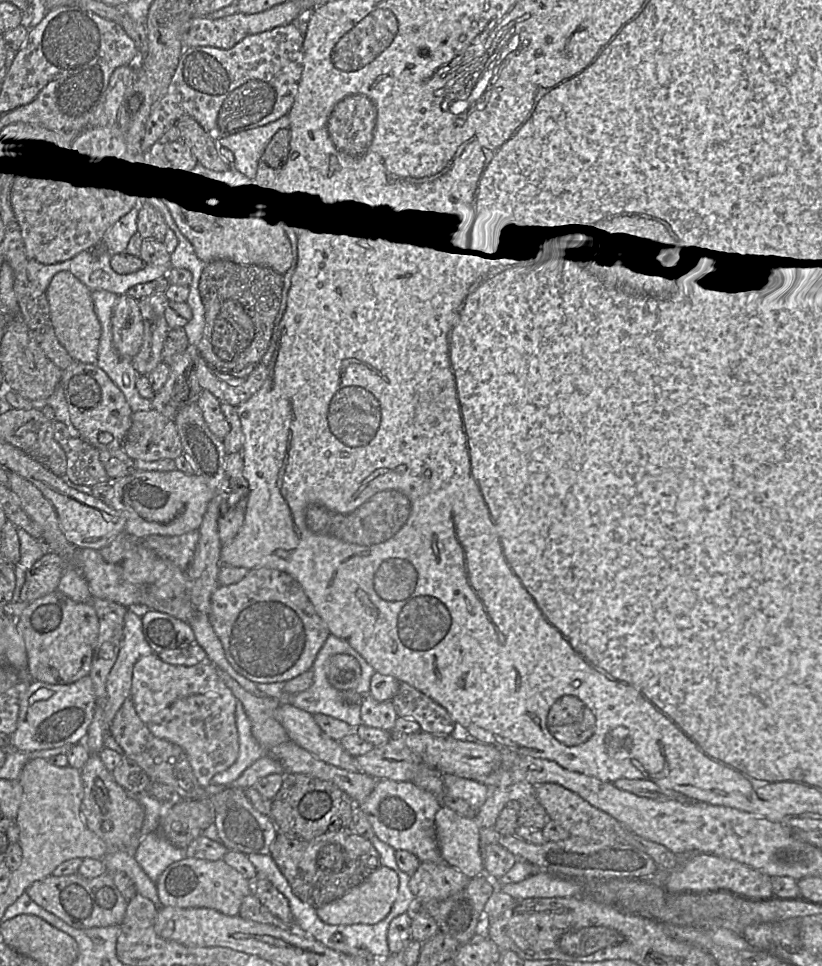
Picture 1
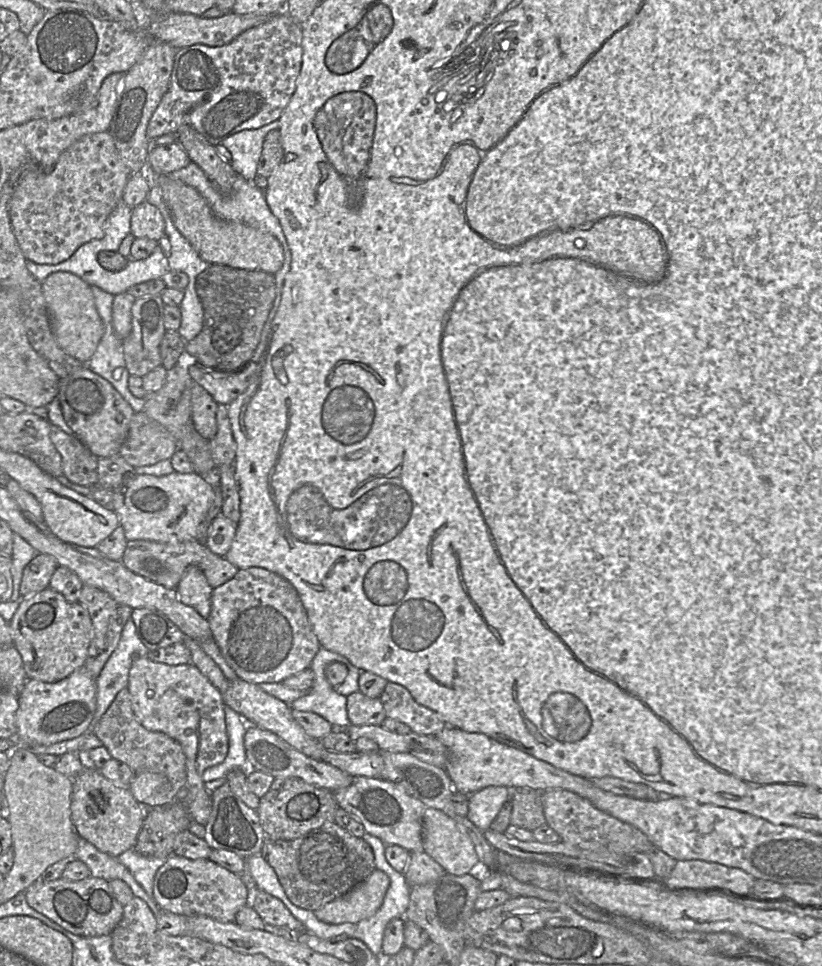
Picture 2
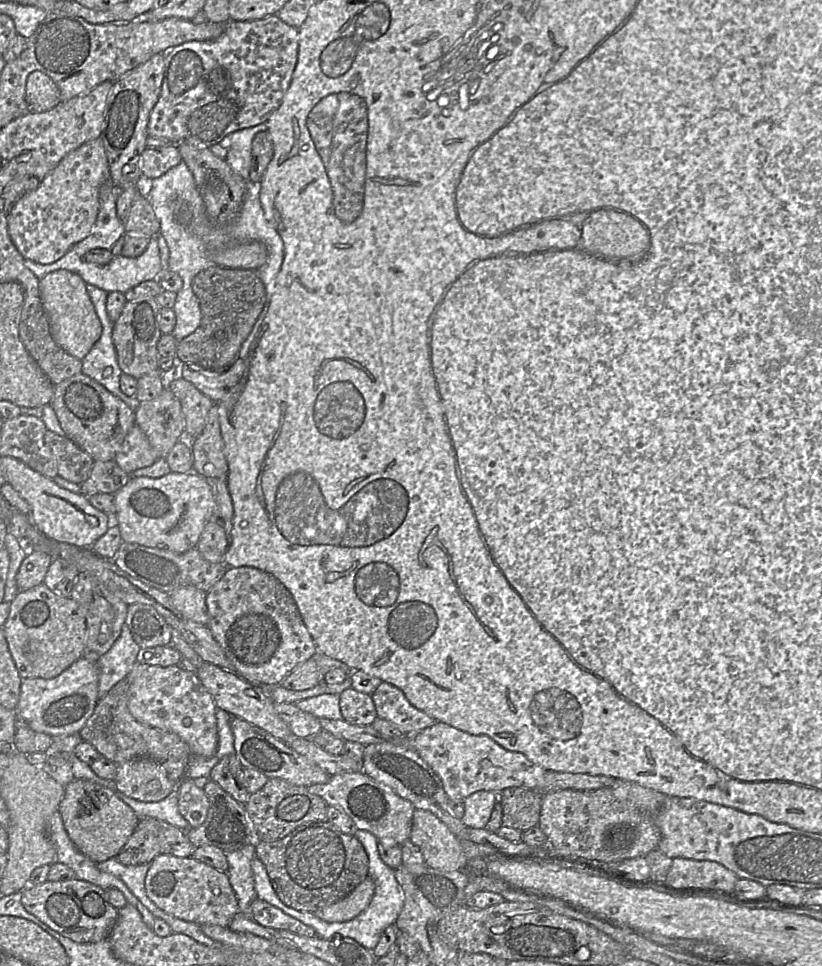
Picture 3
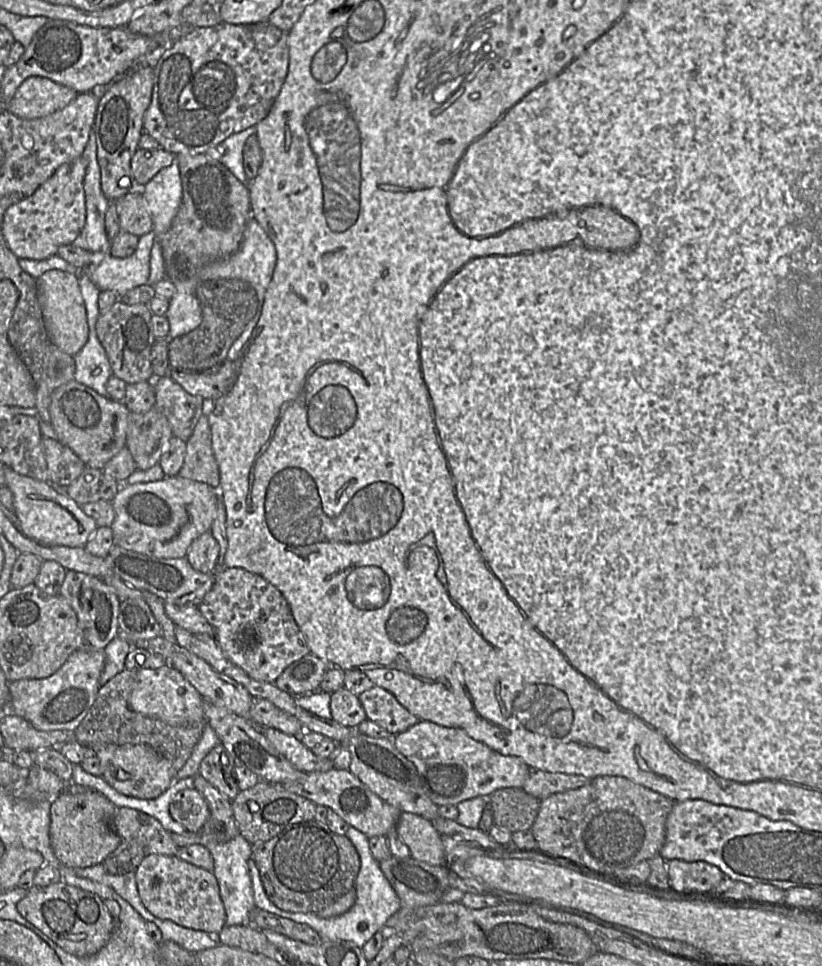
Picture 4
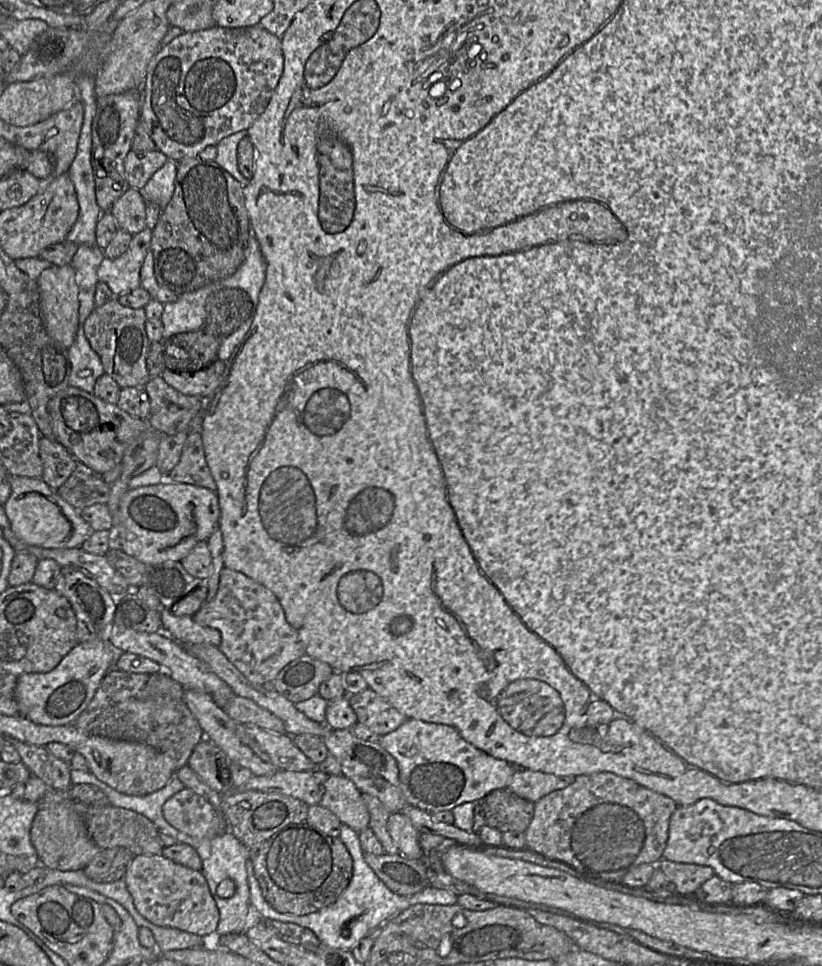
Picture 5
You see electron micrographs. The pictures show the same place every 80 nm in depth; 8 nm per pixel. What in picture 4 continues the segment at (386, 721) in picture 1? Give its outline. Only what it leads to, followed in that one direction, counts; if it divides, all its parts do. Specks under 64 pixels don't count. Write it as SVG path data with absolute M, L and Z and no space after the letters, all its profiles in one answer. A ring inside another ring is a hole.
M346 688L331 694L330 710L332 719L342 726L358 727L367 716L358 696Z

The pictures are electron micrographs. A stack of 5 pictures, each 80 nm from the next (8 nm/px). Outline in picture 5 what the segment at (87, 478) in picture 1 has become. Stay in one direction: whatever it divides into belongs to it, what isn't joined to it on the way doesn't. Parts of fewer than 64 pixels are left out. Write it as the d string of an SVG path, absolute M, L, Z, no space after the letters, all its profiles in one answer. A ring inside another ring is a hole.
M41 437L39 451L43 463L41 479L53 490L59 489L79 467L78 461L55 439Z

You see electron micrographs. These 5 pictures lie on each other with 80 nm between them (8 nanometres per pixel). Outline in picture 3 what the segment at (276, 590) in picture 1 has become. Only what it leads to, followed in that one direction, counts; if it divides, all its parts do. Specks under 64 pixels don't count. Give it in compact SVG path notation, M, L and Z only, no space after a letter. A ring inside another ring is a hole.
M252 567L228 568L224 576L207 592L206 606L208 614L208 626L213 637L223 650L225 656L235 670L235 673L252 684L278 685L296 666L312 658L317 652L314 640L302 619L293 596L277 578L269 573Z

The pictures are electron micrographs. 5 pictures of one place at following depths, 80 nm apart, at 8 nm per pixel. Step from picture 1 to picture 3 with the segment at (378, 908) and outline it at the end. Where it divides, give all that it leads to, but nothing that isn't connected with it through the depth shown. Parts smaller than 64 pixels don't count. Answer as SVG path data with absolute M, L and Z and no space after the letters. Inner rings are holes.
M369 876L348 895L313 914L326 922L349 921L362 913L371 902L375 883Z

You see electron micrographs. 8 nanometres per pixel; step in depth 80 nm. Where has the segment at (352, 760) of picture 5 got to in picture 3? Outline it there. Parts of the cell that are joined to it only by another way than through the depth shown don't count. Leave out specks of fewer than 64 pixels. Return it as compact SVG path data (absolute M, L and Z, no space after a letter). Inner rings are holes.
M386 741L366 745L361 759L362 773L391 788L398 796L411 802L416 810L433 813L456 836L467 839L468 827L463 824L461 819L453 817L449 812L449 798L440 777L414 750Z

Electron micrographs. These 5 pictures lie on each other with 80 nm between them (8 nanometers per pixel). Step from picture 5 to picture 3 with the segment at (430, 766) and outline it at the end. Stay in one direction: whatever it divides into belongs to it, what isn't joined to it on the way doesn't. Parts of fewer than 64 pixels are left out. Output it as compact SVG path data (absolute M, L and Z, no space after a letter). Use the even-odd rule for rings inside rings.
M442 722L412 735L411 749L440 777L449 800L464 800L481 790L496 793L510 787L538 790L546 773L524 754L504 749L487 735L472 735Z

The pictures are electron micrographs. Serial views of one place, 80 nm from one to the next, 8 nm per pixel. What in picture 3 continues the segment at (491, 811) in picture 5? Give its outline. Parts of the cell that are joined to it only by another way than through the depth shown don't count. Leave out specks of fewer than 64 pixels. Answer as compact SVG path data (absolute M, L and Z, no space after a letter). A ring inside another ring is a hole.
M510 787L498 794L502 826L526 831L538 826L543 793L524 787Z

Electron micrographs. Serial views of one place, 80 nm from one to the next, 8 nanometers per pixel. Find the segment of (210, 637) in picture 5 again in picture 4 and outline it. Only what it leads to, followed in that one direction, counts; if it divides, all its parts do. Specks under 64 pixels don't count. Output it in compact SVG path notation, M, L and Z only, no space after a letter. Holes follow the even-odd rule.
M163 602L168 618L179 627L193 634L206 634L215 637L214 628L199 611L198 605L186 603L178 607L174 602Z

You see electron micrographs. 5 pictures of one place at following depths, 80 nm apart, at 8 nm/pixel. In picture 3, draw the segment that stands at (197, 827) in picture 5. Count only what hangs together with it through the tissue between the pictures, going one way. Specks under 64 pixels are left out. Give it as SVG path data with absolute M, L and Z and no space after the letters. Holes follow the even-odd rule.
M185 777L178 786L178 810L192 829L199 827L206 819L209 801L202 787L208 781L210 779Z

